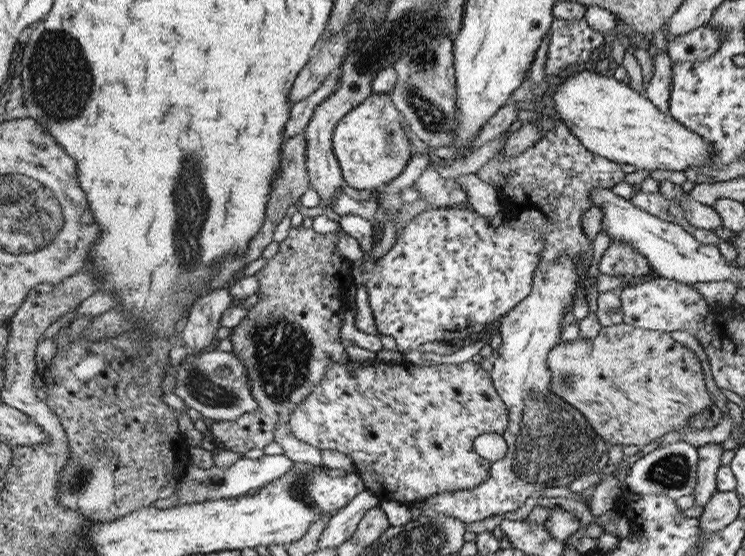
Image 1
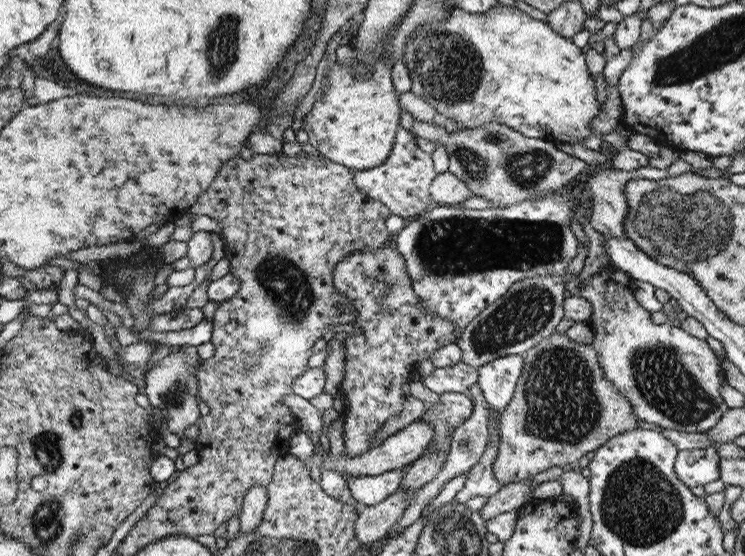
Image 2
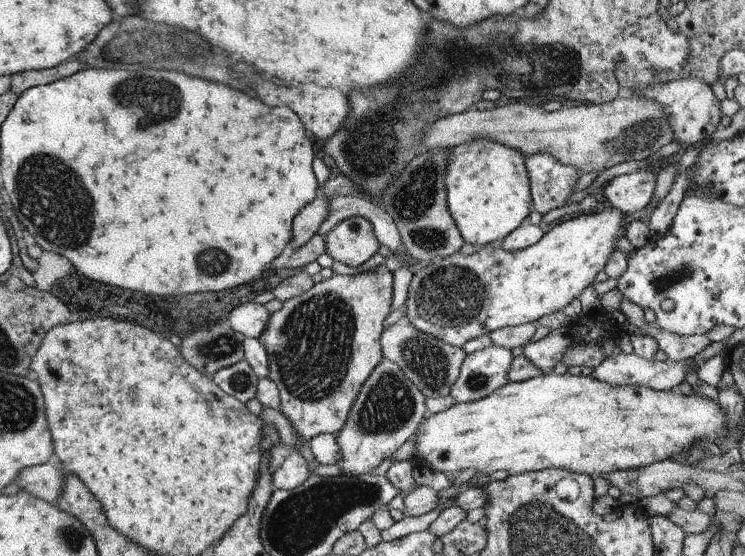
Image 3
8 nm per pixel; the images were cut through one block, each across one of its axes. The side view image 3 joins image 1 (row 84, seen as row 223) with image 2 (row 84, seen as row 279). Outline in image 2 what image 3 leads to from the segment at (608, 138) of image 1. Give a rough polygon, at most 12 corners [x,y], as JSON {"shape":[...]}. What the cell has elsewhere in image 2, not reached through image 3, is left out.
{"shape":[[455,7],[401,61],[458,130],[584,145],[585,54],[516,7]]}

